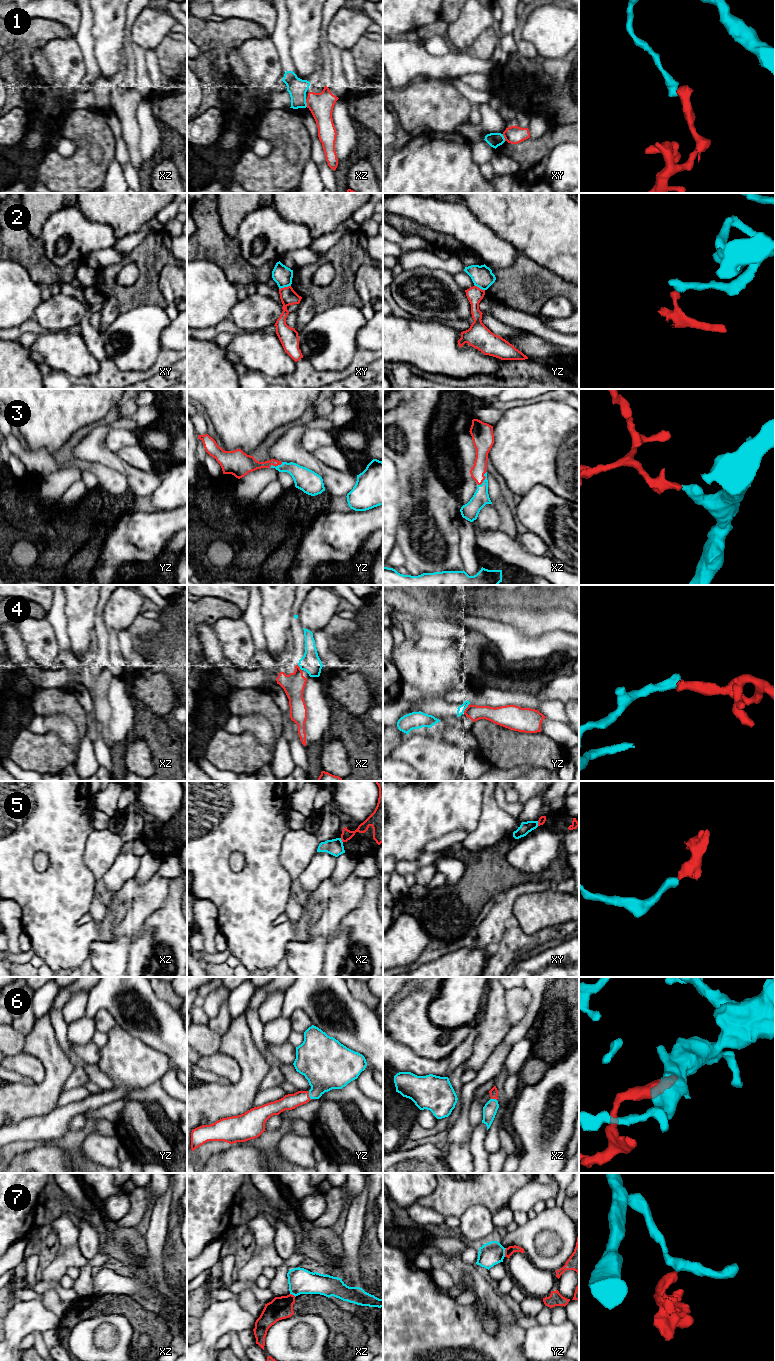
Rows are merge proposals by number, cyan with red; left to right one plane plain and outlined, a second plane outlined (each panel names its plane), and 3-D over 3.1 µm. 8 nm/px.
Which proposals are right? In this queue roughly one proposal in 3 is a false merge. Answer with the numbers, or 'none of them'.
3, 4, 6

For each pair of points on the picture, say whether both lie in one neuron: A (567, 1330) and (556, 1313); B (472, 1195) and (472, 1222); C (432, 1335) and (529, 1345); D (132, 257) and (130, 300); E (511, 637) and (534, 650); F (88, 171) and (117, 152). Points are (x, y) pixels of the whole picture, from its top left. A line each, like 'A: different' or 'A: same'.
A: different
B: different
C: different
D: same
E: same
F: different

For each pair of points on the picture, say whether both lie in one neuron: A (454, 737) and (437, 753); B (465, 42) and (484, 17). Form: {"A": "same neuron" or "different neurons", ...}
{"A": "different neurons", "B": "same neuron"}

